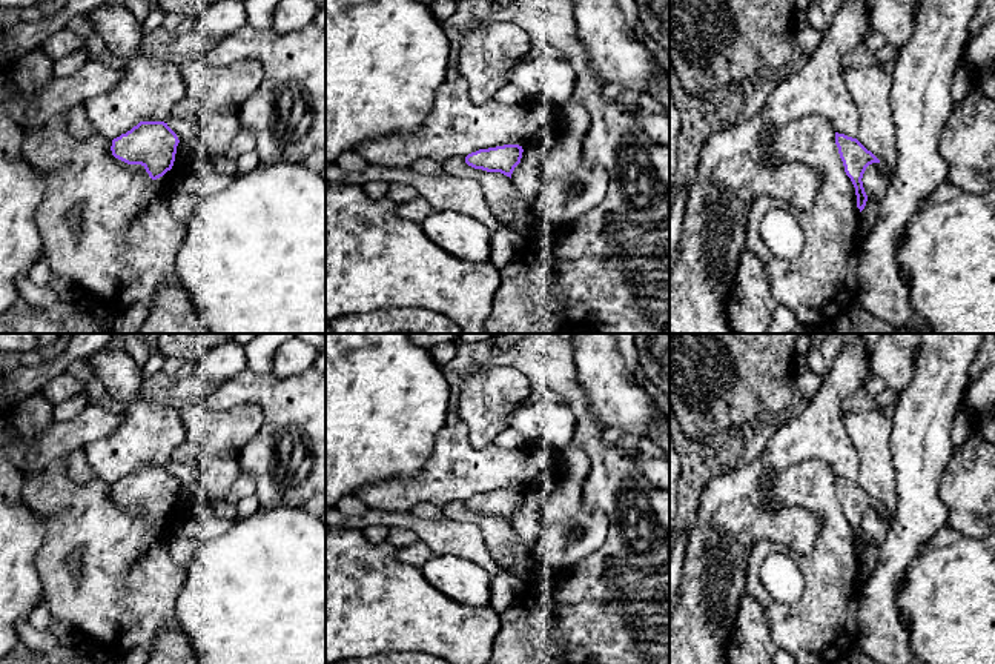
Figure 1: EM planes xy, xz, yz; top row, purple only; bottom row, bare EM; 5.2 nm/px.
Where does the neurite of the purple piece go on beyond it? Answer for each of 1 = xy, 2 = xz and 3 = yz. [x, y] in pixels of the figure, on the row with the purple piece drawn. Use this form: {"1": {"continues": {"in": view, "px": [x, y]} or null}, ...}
{"1": {"continues": null}, "2": {"continues": null}, "3": {"continues": {"in": "yz", "px": [868, 217]}}}

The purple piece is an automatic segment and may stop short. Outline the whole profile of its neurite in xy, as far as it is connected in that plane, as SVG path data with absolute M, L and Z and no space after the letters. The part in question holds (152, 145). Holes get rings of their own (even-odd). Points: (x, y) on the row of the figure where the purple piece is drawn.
M140 121L112 140L112 155L127 164L141 164L152 180L172 169L180 140L164 121Z

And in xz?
M504 144L488 149L479 149L465 157L465 163L474 169L487 172L501 172L511 178L514 168L521 163L522 146Z

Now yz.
M835 132L835 144L838 148L845 172L855 188L857 208L860 209L860 224L855 235L855 244L860 247L875 227L880 211L880 203L866 195L861 178L866 168L872 163L880 163L880 160L857 138L845 134Z

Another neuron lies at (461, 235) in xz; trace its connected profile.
M435 211L422 223L427 237L450 255L470 263L487 263L491 231L473 217L453 211Z

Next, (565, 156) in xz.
M560 135L540 164L539 177L542 183L574 172L579 168L582 157L582 140Z

